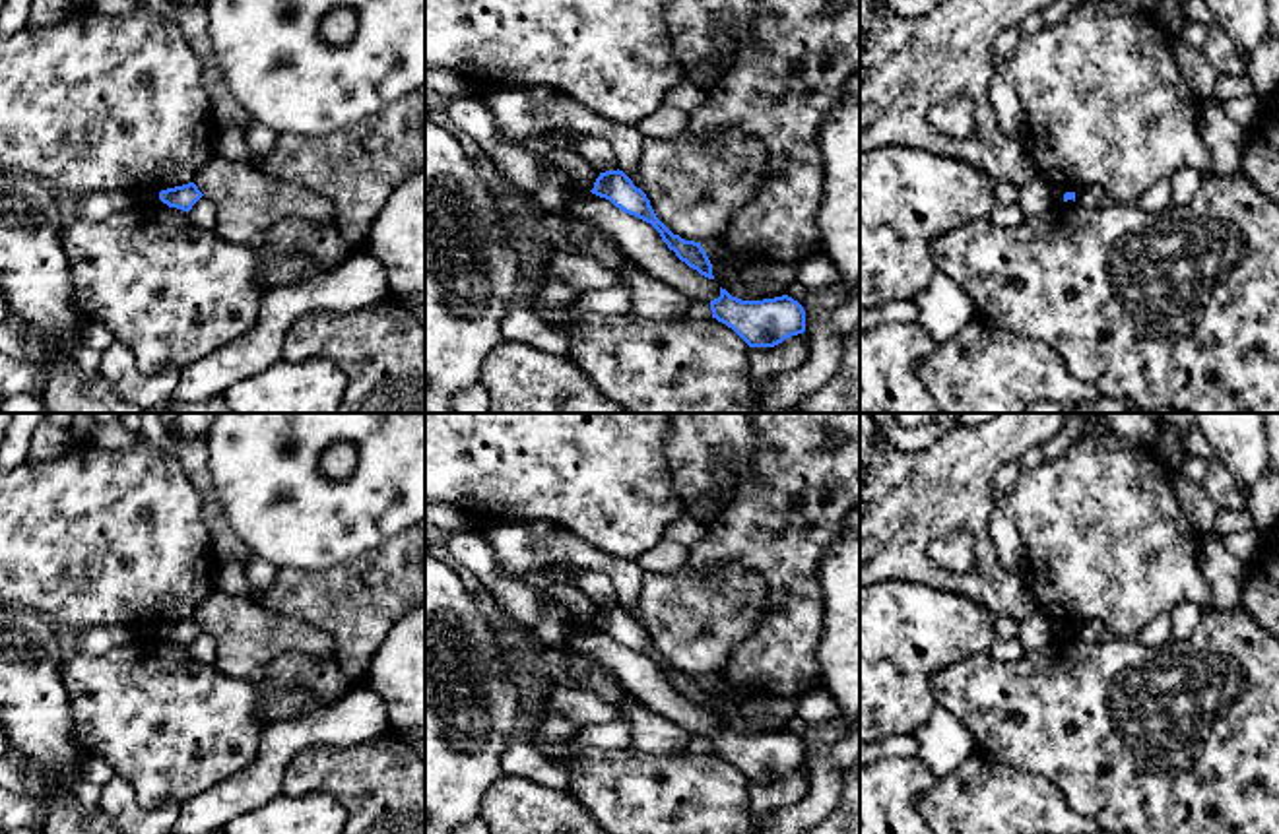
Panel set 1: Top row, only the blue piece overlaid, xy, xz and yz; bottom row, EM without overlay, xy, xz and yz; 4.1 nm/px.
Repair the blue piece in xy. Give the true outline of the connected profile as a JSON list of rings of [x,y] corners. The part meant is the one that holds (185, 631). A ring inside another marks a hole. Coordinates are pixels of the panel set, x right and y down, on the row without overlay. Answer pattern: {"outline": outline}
{"outline": [[[194,617],[167,623],[159,626],[159,634],[167,638],[169,642],[177,642],[182,646],[190,646],[192,640],[202,632],[204,628],[198,625]]]}

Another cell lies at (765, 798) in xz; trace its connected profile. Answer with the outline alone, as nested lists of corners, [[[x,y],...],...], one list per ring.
[[[805,768],[792,770],[774,782],[749,782],[749,815],[755,824],[763,824],[772,813],[800,803],[809,789]]]

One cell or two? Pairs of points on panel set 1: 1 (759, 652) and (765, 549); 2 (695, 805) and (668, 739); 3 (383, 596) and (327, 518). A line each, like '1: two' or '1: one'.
1: one
2: two
3: two

